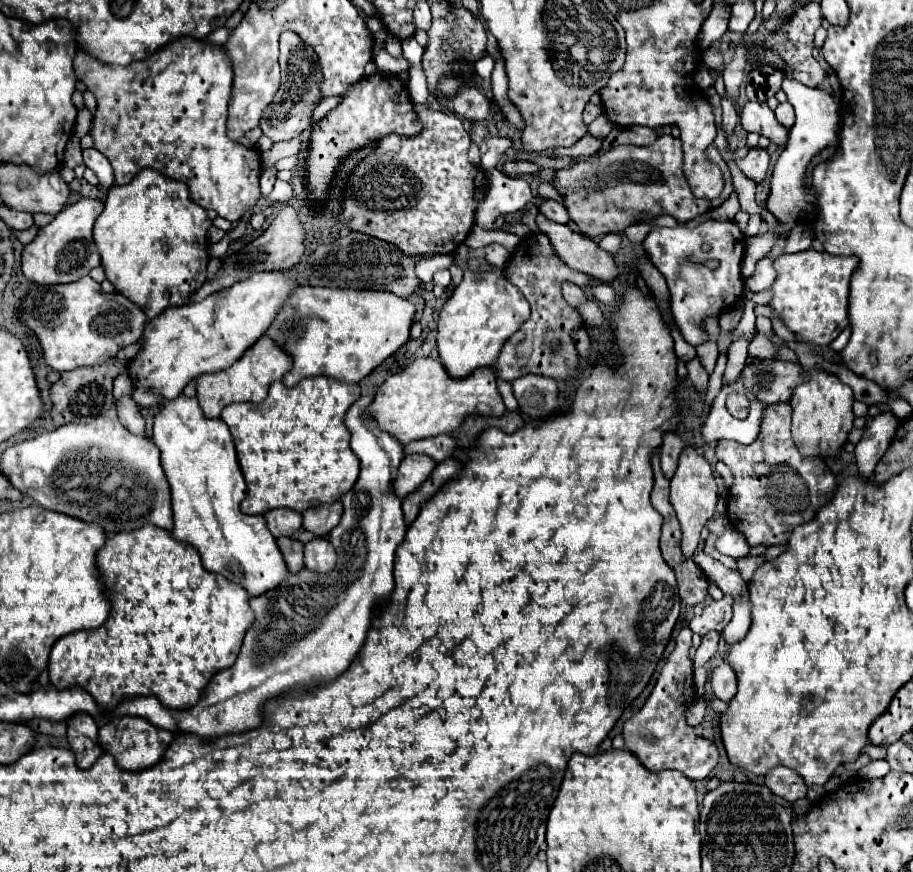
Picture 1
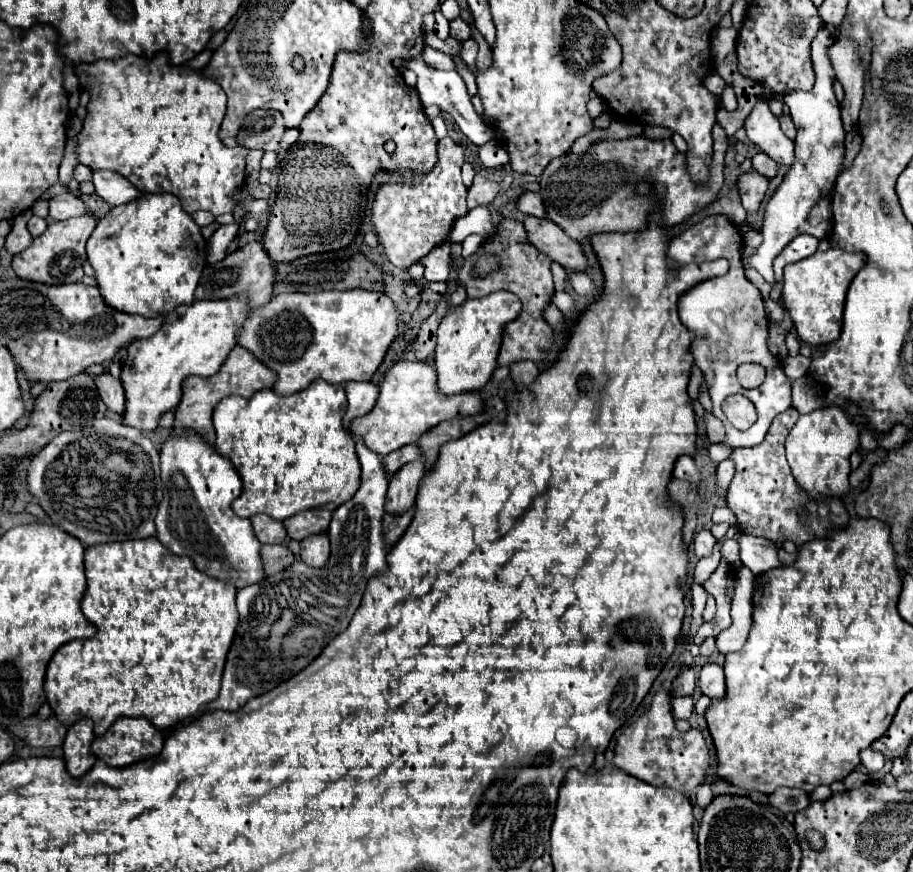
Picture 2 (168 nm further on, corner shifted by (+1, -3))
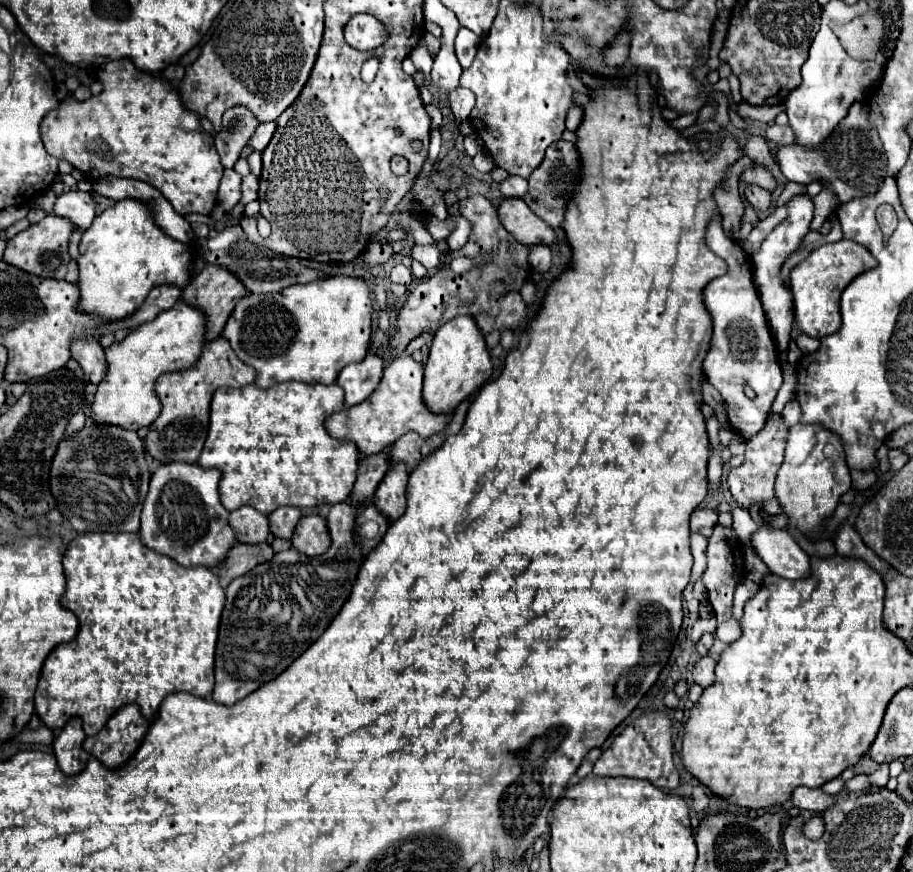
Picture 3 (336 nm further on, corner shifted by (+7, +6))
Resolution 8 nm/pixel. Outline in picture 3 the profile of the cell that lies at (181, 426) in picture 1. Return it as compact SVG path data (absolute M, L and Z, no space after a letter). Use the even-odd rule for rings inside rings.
M189 463L161 465L151 477L147 501L143 503L139 527L143 545L175 559L183 567L217 567L223 563L237 539L227 525L229 511L219 501L219 479L221 473L217 469L203 469Z

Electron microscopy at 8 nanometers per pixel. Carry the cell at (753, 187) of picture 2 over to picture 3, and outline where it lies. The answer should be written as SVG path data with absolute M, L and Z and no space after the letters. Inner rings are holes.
M749 185L745 189L745 199L757 211L769 211L769 207L771 207L771 193L767 193L765 189L761 189L757 185Z

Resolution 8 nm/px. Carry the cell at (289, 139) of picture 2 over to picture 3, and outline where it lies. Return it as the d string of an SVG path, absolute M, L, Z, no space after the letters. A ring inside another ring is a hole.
M261 123L257 129L255 129L255 133L253 133L253 137L249 139L249 147L253 147L255 151L263 151L265 147L267 147L267 143L271 141L271 137L273 137L273 133L275 133L275 123Z

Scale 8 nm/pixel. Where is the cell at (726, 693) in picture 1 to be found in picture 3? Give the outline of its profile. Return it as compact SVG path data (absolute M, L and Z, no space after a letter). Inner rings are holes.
M701 657L693 667L693 679L701 687L709 687L715 681L715 661L711 657Z

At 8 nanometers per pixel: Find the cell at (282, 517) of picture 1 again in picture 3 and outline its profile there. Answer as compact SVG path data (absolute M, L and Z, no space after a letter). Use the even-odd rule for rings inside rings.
M241 507L229 513L229 525L235 533L239 543L263 543L269 539L269 521L267 515L251 509Z

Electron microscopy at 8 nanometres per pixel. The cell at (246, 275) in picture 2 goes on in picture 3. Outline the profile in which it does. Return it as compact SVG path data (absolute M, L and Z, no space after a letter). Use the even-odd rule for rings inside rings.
M205 265L205 269L183 289L183 301L191 307L199 307L201 313L207 317L207 329L205 329L205 341L213 341L215 337L221 335L235 303L247 295L247 289L241 285L241 281L229 273L227 269L219 267L219 265Z

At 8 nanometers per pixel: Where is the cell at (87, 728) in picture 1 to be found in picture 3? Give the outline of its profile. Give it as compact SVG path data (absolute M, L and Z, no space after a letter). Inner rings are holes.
M79 717L69 719L69 723L57 733L53 751L57 757L59 769L65 775L75 775L85 769L89 761L89 753L83 749L83 741L85 741L85 733Z

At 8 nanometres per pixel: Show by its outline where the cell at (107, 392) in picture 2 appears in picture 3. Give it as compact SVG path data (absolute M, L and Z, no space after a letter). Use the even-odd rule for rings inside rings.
M75 337L75 341L71 341L71 357L79 363L83 375L91 383L101 383L101 379L105 377L107 361L105 351L95 337Z

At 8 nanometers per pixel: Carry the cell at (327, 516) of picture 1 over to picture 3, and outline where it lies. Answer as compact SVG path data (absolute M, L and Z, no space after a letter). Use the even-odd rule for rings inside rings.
M281 507L269 515L269 529L279 539L291 539L299 519L301 519L301 511L297 507Z

